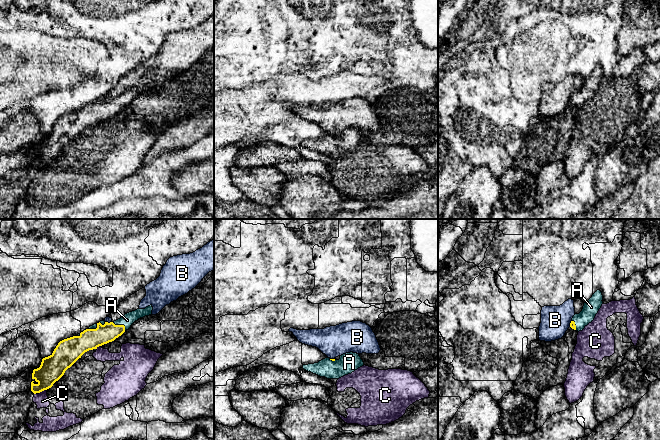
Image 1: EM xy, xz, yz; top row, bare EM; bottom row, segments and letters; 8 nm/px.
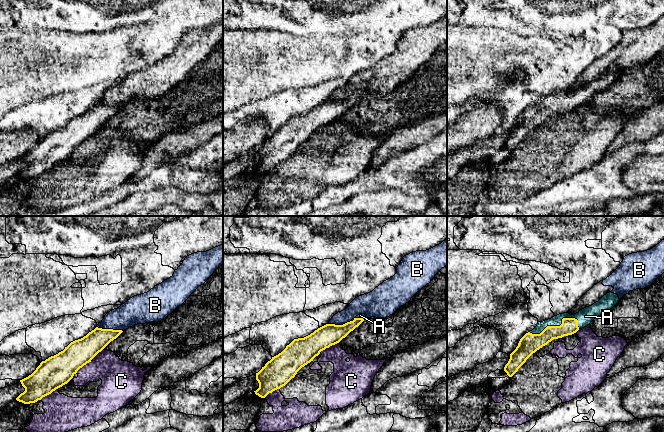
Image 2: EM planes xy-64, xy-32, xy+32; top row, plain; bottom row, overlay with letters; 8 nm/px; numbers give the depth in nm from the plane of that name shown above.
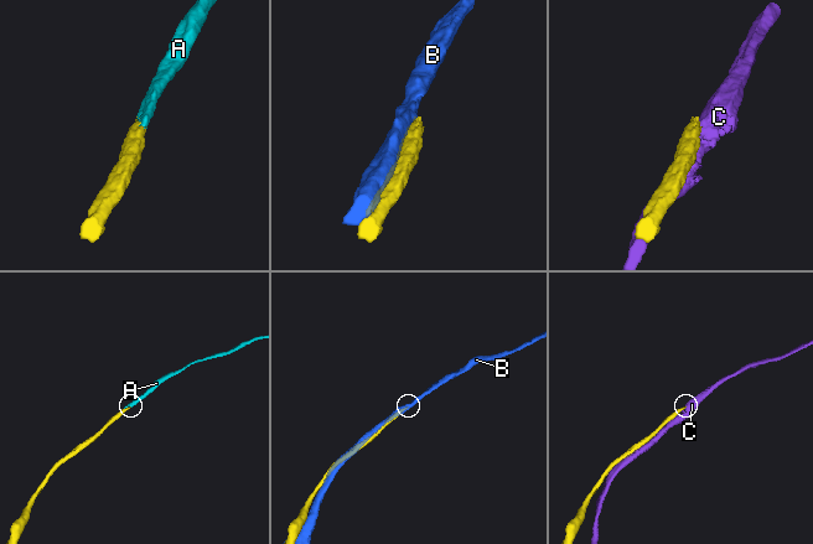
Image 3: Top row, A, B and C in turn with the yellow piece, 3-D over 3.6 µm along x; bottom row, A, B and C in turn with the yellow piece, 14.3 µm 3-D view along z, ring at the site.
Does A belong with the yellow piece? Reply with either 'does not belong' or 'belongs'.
belongs

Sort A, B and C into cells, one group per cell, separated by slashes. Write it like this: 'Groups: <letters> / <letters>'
Groups: A / B / C

